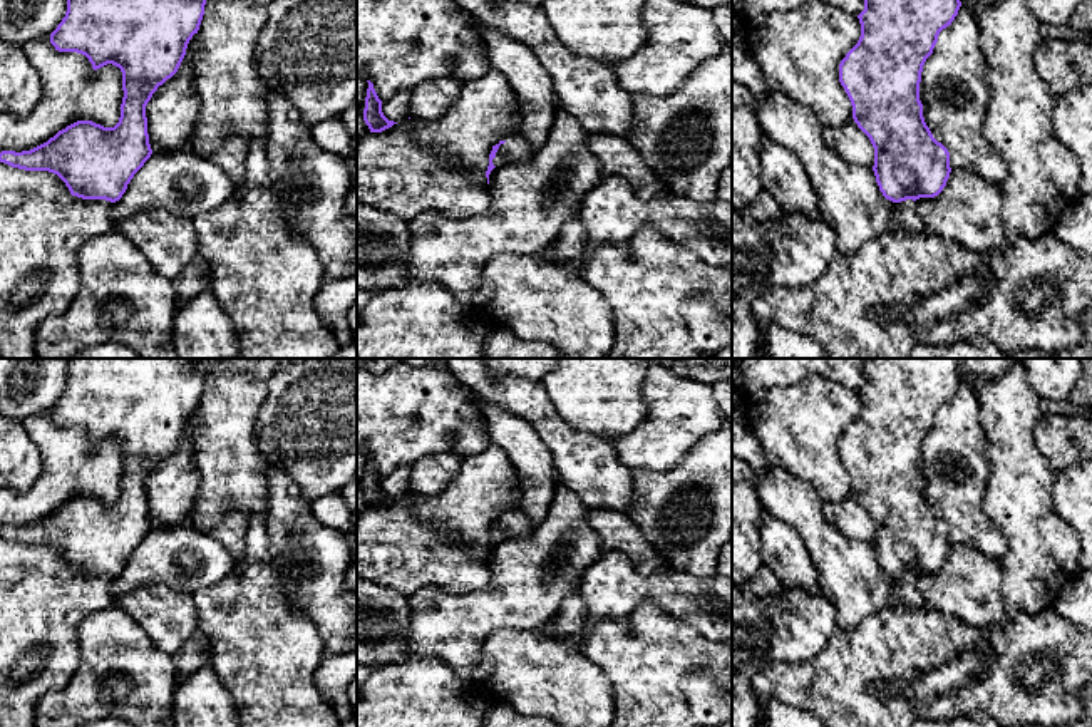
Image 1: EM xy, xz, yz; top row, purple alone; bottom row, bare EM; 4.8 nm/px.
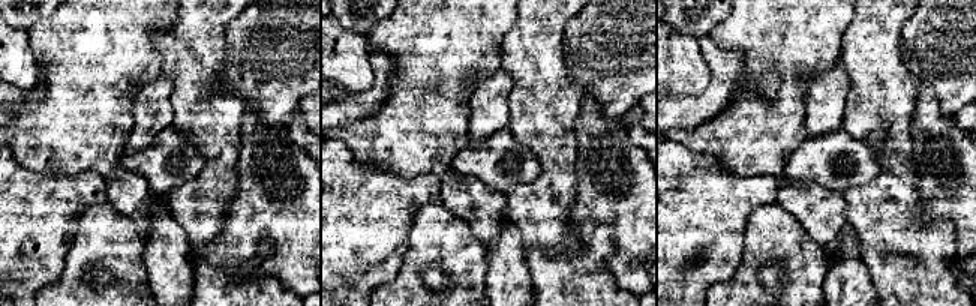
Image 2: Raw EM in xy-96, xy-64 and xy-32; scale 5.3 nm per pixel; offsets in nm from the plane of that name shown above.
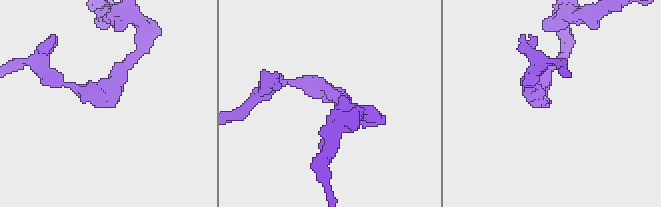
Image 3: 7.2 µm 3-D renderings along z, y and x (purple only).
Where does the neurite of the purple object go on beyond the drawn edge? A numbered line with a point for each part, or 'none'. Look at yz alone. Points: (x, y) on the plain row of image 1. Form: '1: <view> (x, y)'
1: yz (908, 597)

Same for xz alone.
1: xz (516, 525)

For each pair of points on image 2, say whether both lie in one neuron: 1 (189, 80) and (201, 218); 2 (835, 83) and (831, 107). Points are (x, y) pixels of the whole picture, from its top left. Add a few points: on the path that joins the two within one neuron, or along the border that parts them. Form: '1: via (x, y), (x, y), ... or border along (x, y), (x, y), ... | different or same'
1: via (203, 114), (213, 125), (213, 183) | same
2: via (831, 89), (831, 101) | same

